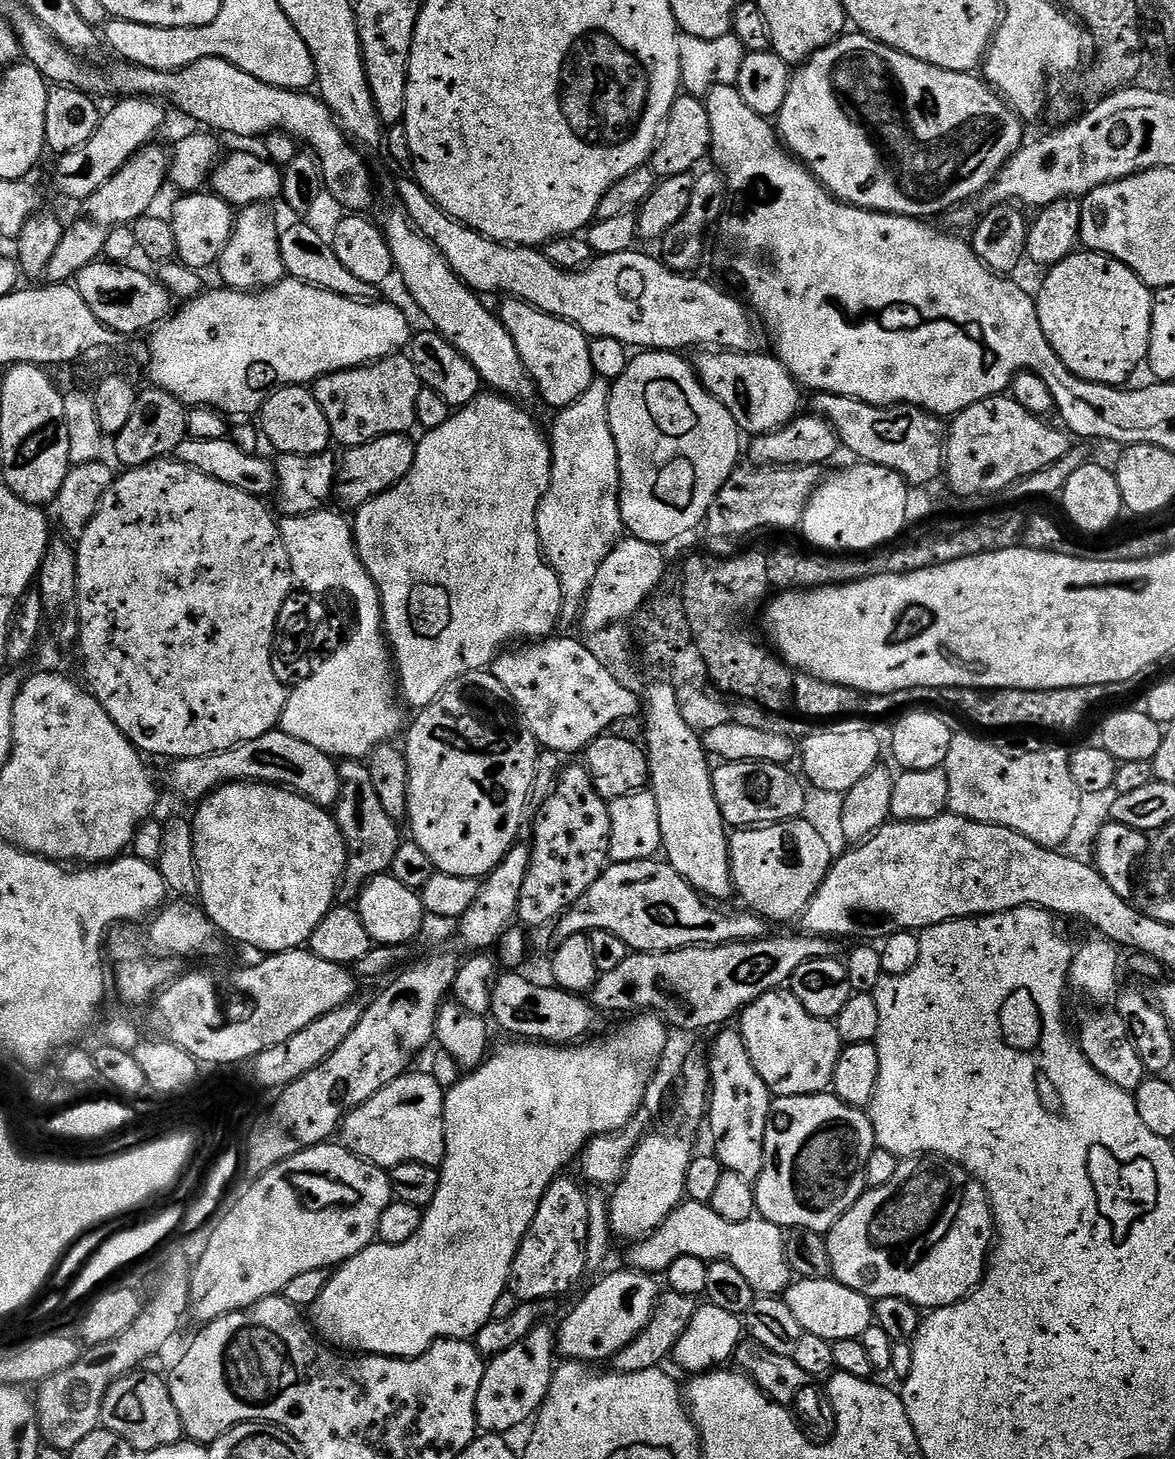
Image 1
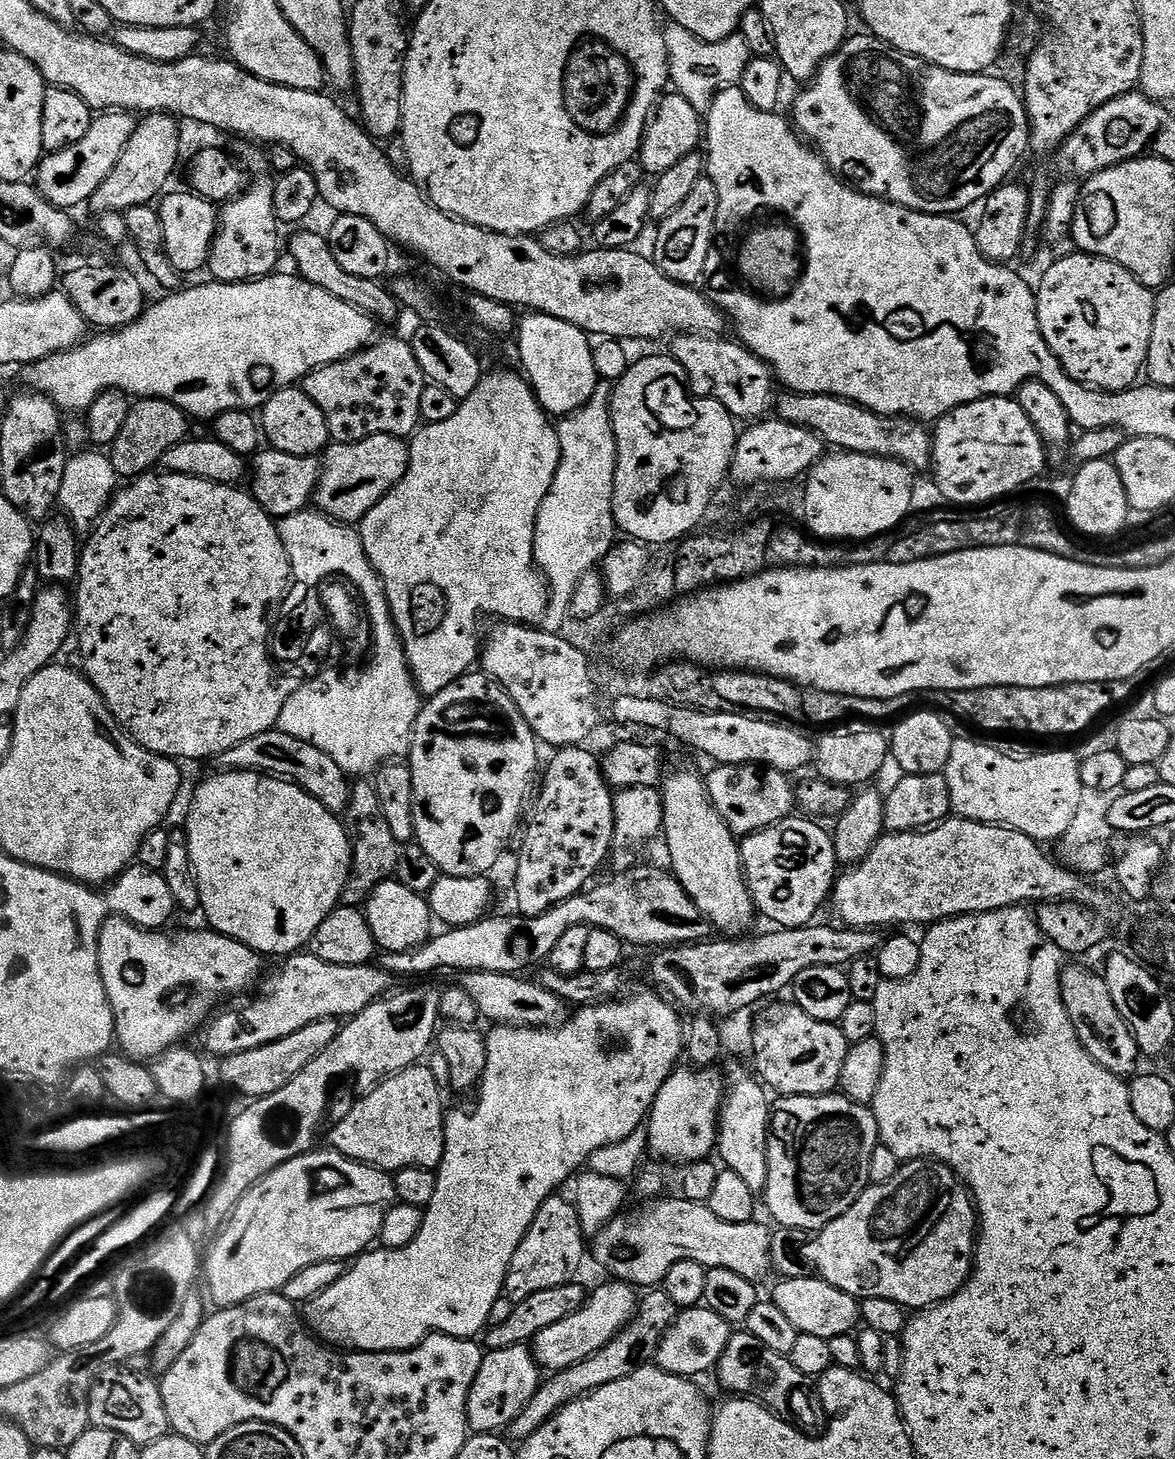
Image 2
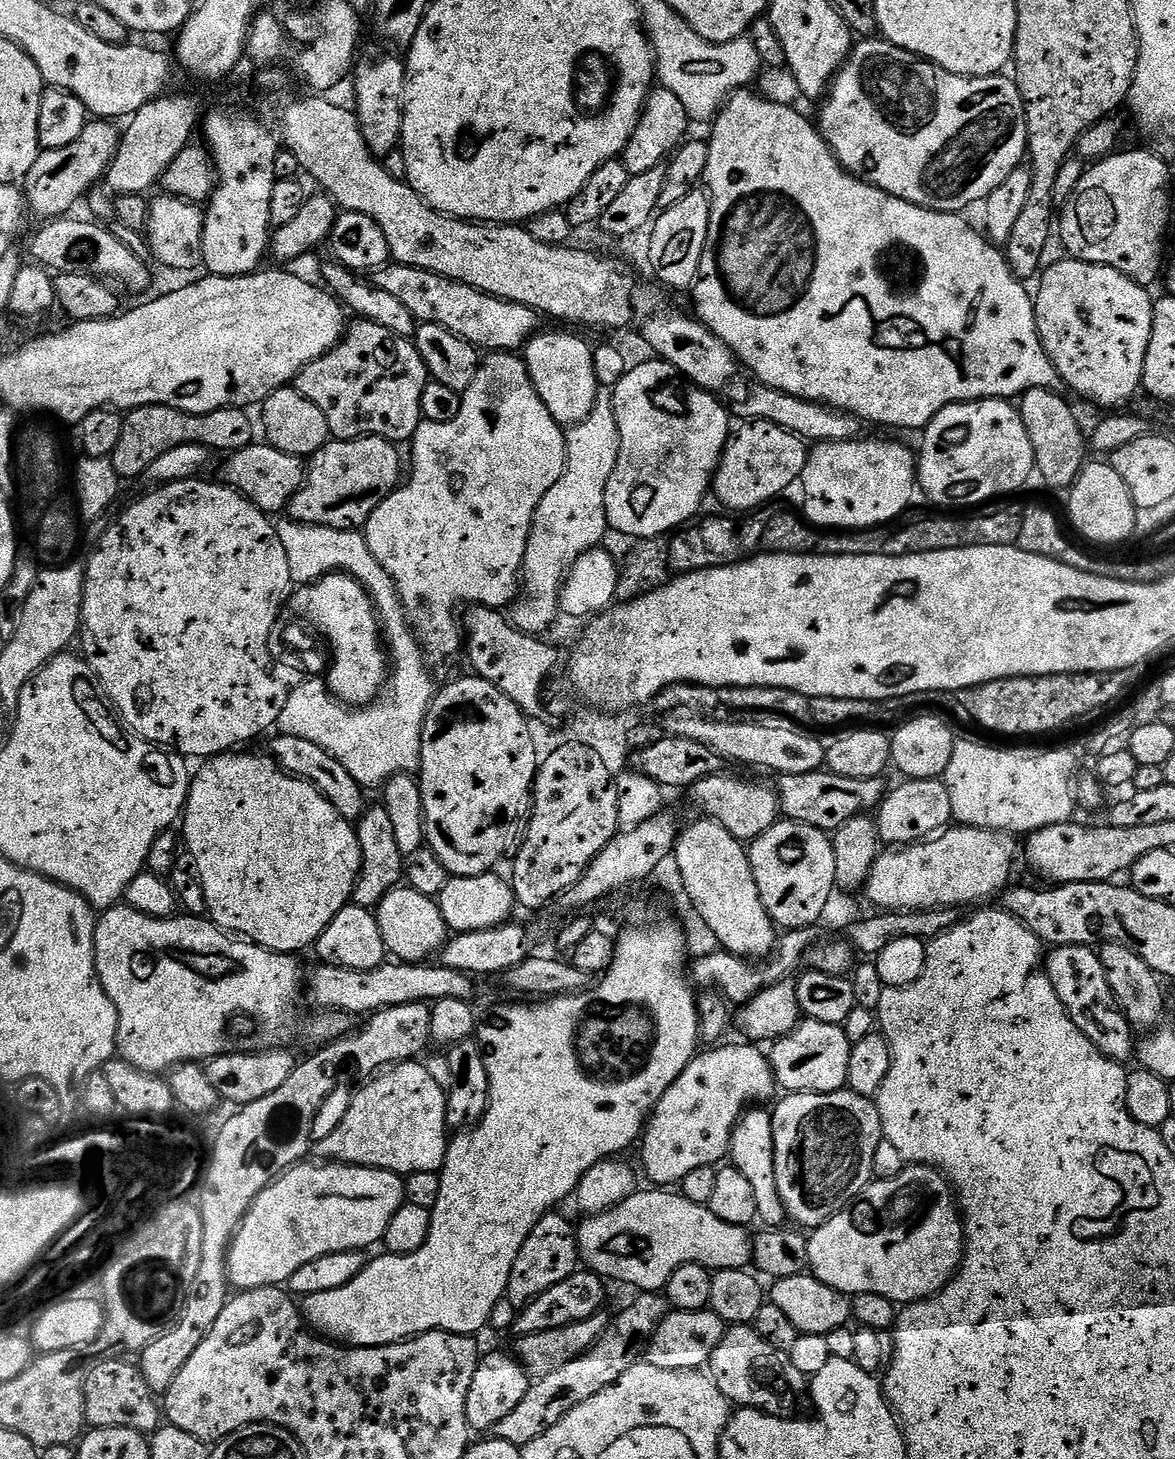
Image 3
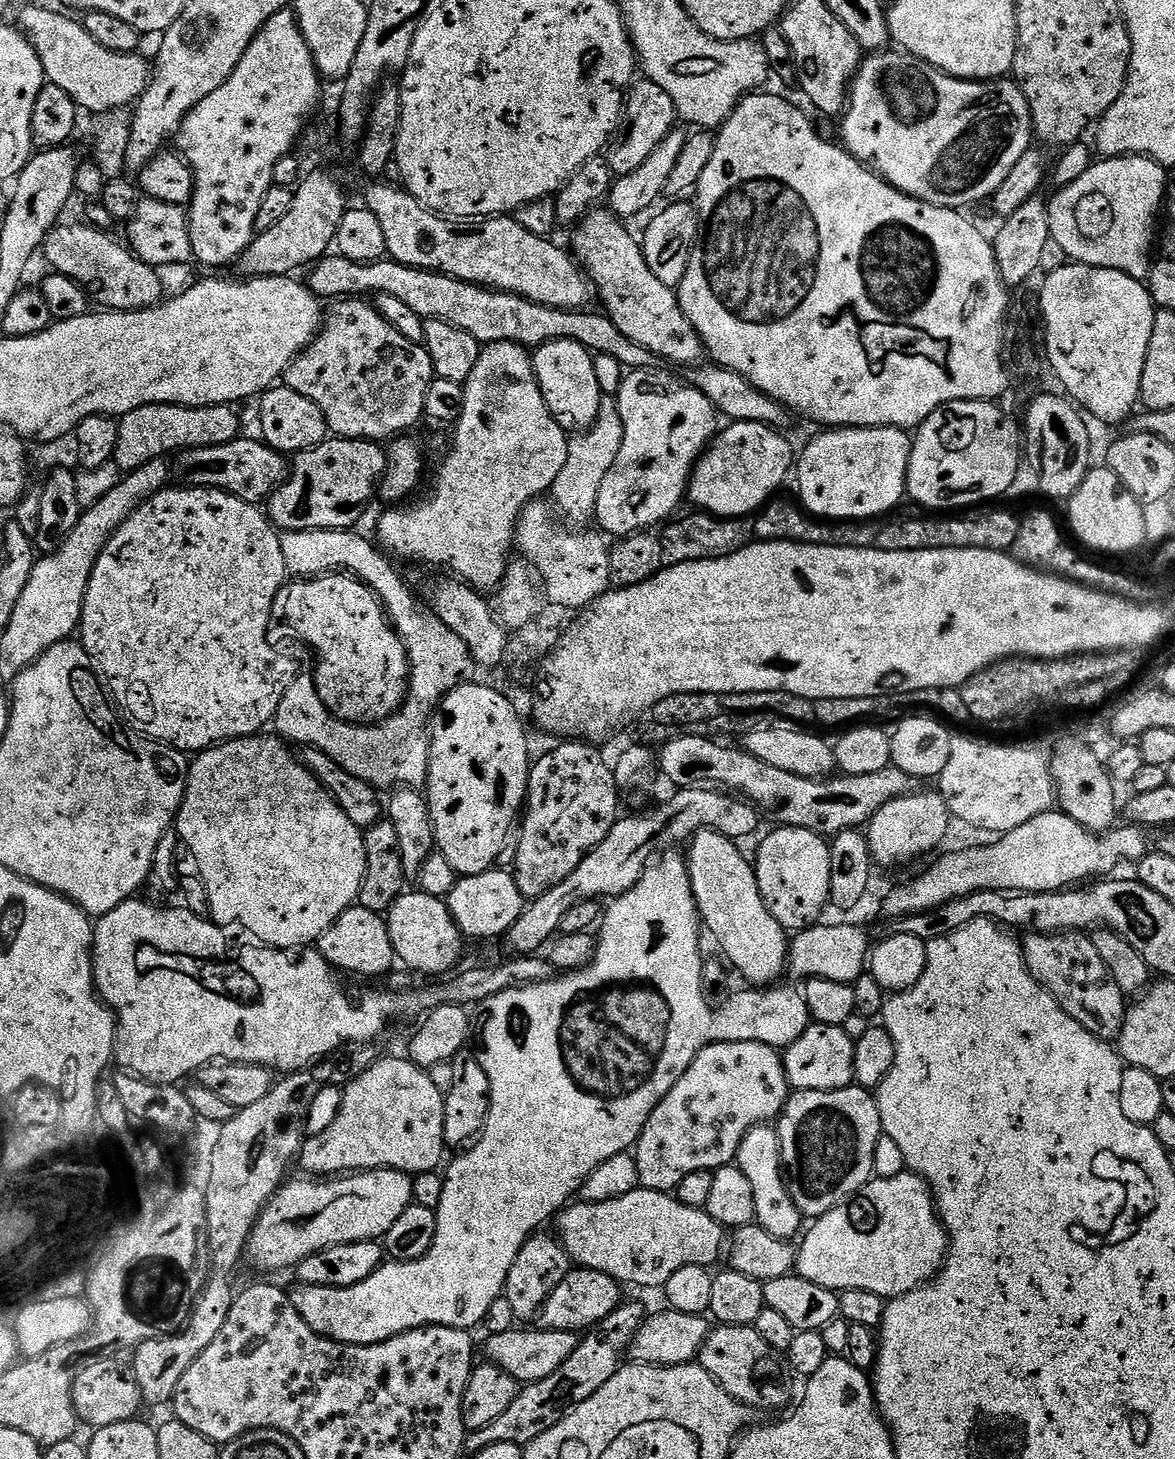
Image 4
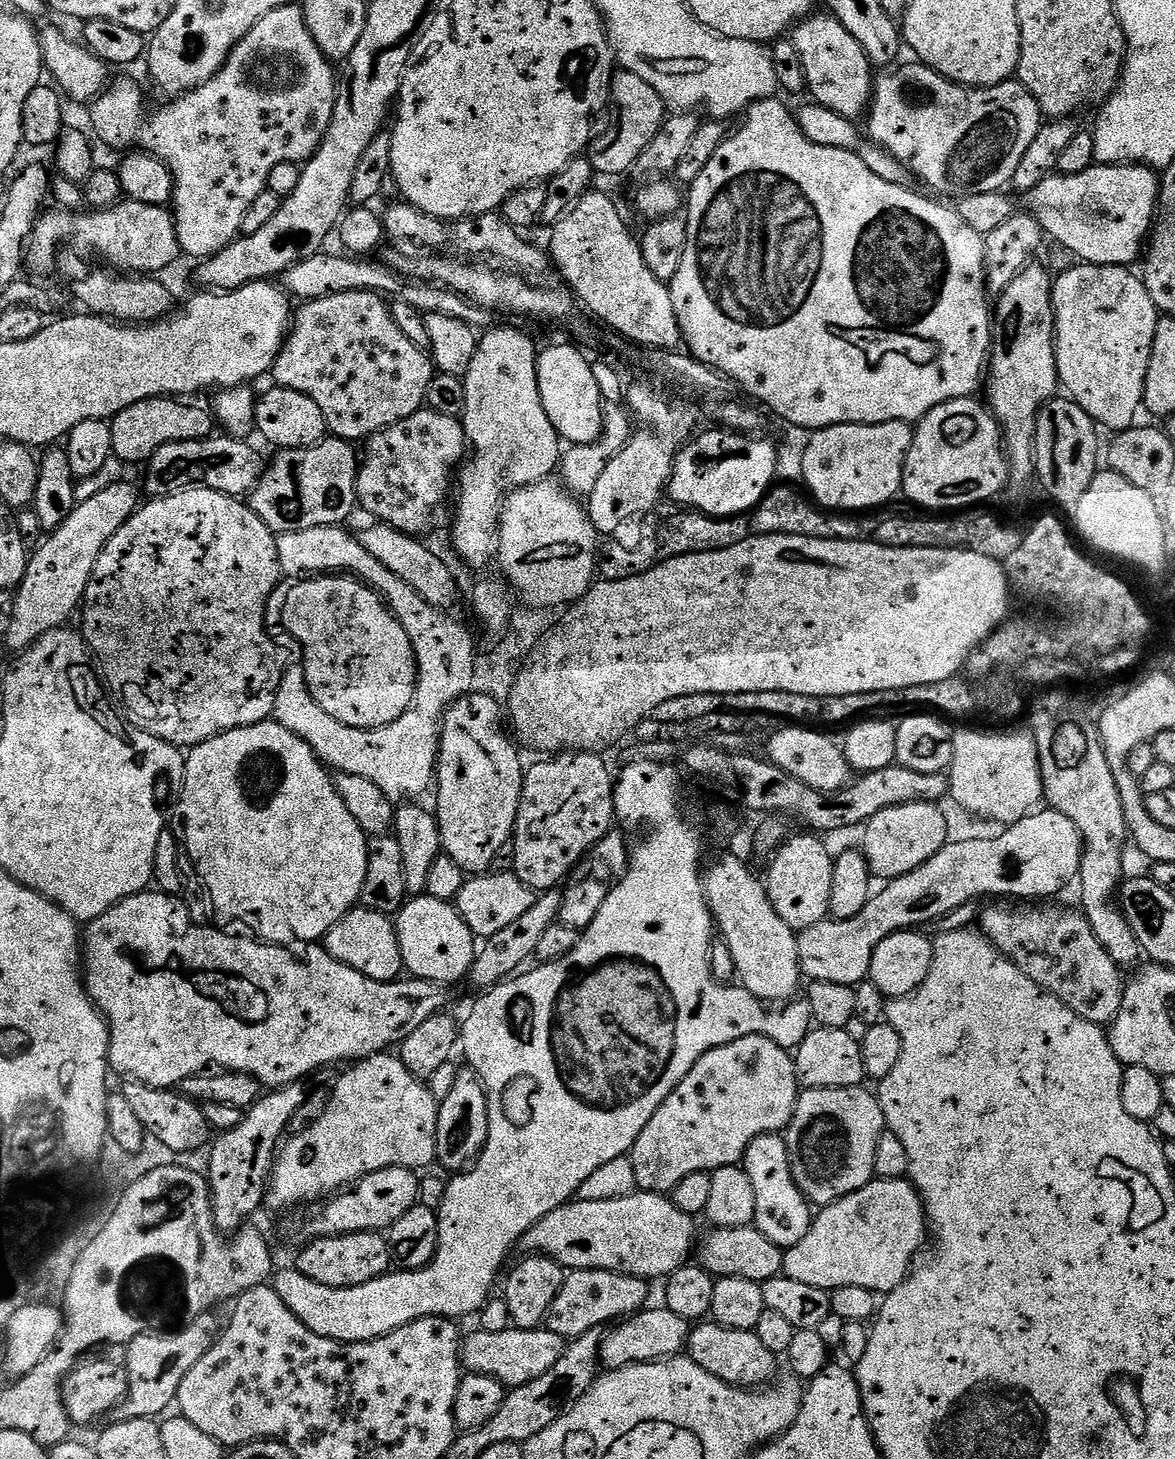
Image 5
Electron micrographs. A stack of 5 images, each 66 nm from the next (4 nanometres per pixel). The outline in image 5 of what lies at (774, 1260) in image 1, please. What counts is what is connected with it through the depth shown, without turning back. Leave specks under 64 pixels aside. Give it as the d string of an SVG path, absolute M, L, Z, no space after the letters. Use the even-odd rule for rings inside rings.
M639 1190L632 1193L630 1196L623 1196L622 1198L614 1198L613 1200L603 1200L602 1202L590 1202L589 1200L581 1200L579 1198L573 1199L571 1202L563 1204L558 1210L554 1210L550 1214L546 1214L546 1218L542 1218L539 1222L529 1230L522 1239L522 1248L524 1246L525 1253L539 1254L542 1256L549 1256L552 1260L557 1260L558 1263L566 1270L575 1270L577 1268L593 1268L594 1270L610 1270L618 1274L626 1274L627 1276L637 1276L649 1282L655 1282L656 1279L667 1278L672 1273L677 1272L683 1268L688 1256L693 1255L694 1245L698 1240L698 1231L696 1232L697 1221L690 1216L684 1216L682 1210L678 1210L678 1206L667 1195L658 1192L641 1192Z

